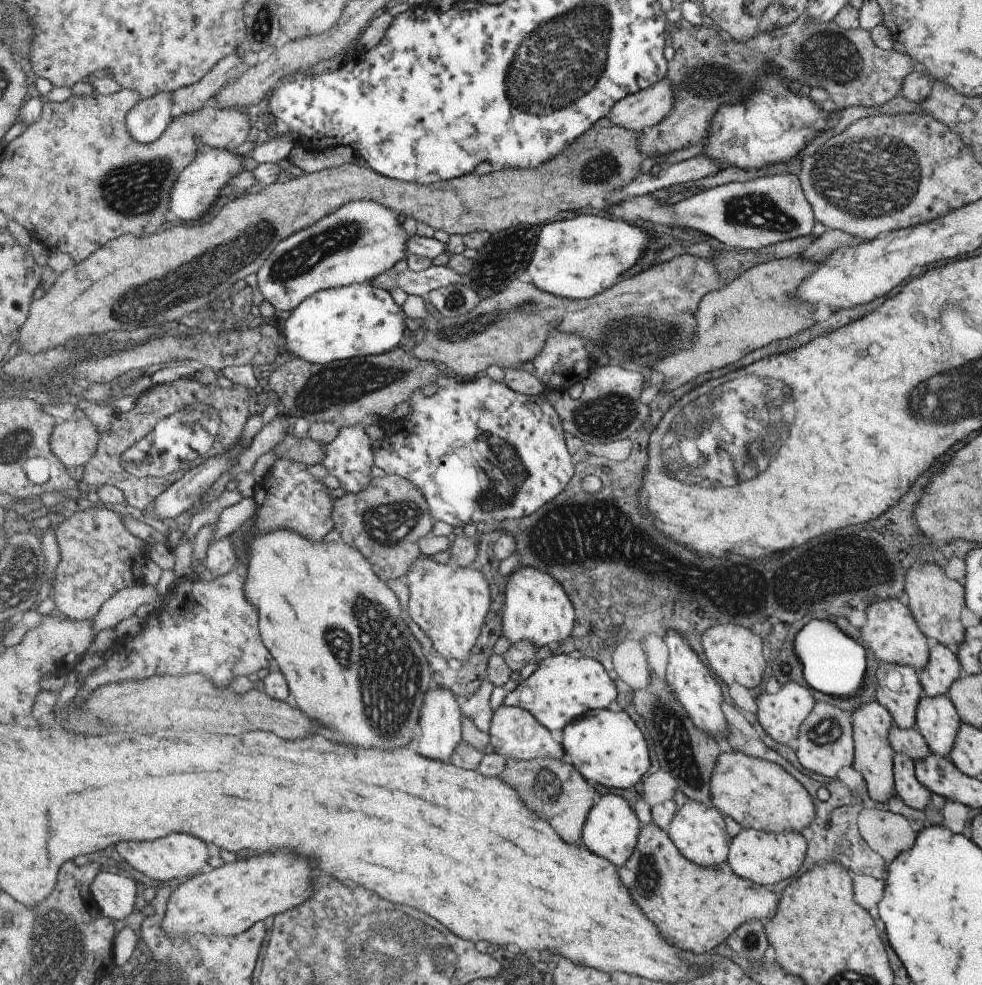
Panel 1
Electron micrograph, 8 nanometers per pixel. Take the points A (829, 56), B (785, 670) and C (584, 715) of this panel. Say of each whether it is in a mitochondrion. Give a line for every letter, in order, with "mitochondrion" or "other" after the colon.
A: mitochondrion
B: other
C: other

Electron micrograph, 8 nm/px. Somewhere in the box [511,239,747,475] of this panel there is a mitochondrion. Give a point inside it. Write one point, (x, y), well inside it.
(645, 335)

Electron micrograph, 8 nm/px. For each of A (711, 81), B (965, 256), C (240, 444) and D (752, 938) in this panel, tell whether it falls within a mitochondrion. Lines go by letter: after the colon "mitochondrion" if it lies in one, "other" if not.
A: mitochondrion
B: other
C: other
D: mitochondrion

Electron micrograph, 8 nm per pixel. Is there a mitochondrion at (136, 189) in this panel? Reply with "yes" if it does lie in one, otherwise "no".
yes

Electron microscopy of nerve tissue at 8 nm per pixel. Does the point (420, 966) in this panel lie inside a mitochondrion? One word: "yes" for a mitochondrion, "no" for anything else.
yes

